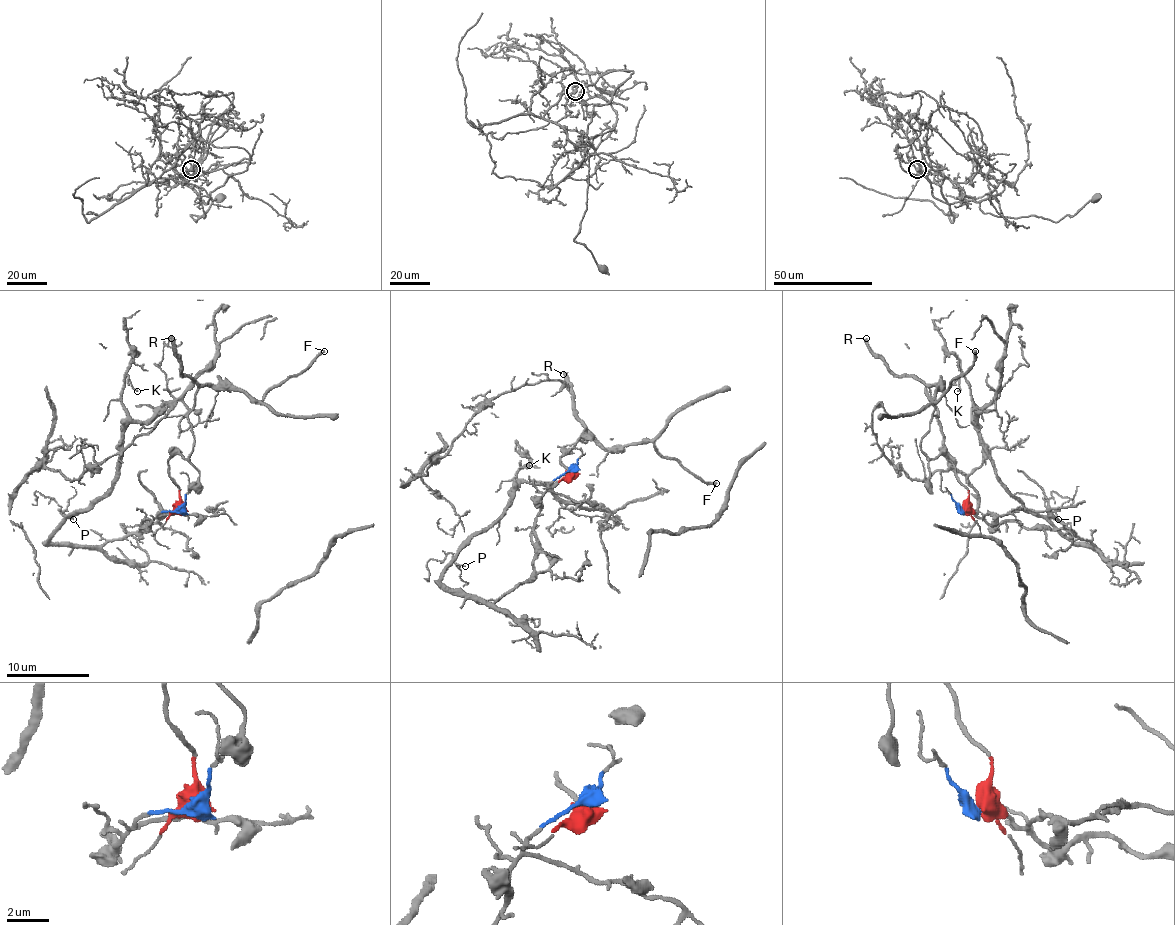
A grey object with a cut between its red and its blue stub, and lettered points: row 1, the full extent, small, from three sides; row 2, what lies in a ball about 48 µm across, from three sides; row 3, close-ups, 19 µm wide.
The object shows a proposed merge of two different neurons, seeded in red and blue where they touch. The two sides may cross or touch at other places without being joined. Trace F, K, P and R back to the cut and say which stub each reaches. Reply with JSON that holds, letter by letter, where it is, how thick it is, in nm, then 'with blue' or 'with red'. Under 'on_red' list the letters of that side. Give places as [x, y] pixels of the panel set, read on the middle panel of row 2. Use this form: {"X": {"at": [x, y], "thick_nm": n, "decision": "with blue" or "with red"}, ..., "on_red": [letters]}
{"F": {"at": [716, 483], "thick_nm": 280, "decision": "with red"}, "K": {"at": [529, 465], "thick_nm": 120, "decision": "with blue"}, "P": {"at": [465, 566], "thick_nm": 100, "decision": "with blue"}, "R": {"at": [563, 374], "thick_nm": 320, "decision": "with red"}, "on_red": ["F", "R"]}

